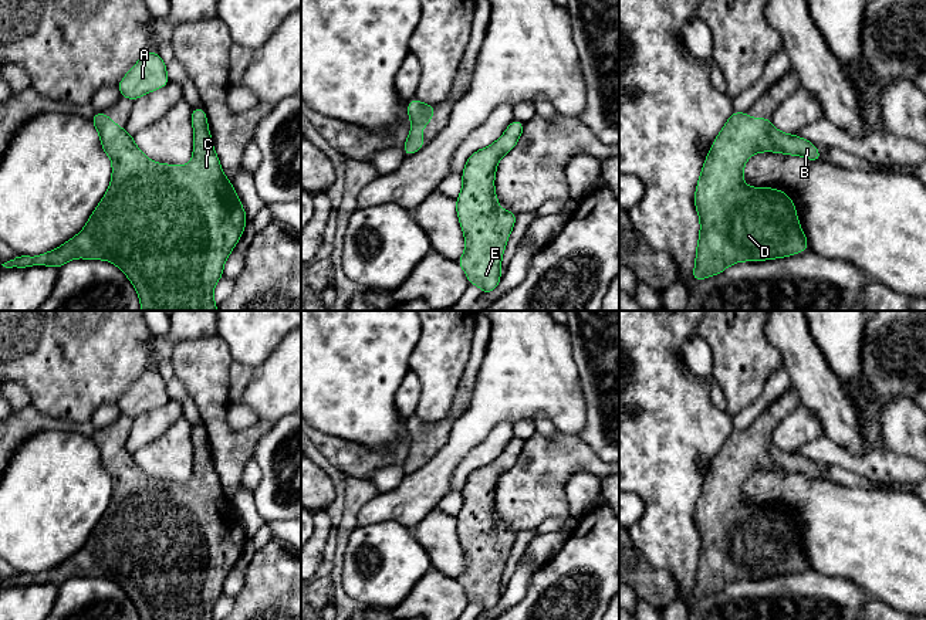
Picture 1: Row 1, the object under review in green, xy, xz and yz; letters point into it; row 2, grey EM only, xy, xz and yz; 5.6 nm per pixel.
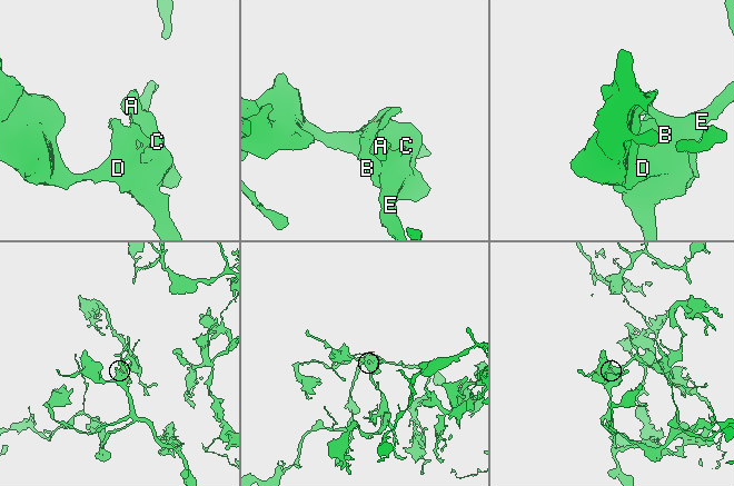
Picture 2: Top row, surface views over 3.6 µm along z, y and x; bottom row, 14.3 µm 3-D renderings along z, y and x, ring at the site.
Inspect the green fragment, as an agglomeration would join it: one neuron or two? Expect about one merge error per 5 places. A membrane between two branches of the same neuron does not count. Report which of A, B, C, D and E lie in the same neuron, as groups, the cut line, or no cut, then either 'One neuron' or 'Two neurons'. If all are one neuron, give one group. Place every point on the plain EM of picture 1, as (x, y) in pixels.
Groups: A B C D E. No split. One neuron

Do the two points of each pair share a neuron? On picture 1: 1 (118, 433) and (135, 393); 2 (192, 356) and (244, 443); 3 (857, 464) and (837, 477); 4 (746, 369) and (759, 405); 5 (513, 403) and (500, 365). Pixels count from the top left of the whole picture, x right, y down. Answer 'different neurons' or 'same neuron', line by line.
1: same neuron
2: same neuron
3: different neurons
4: different neurons
5: same neuron

